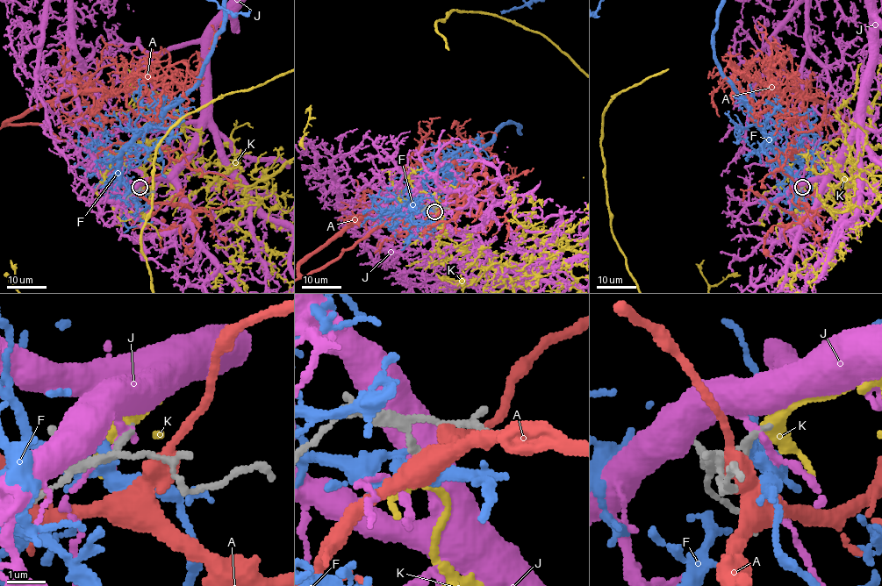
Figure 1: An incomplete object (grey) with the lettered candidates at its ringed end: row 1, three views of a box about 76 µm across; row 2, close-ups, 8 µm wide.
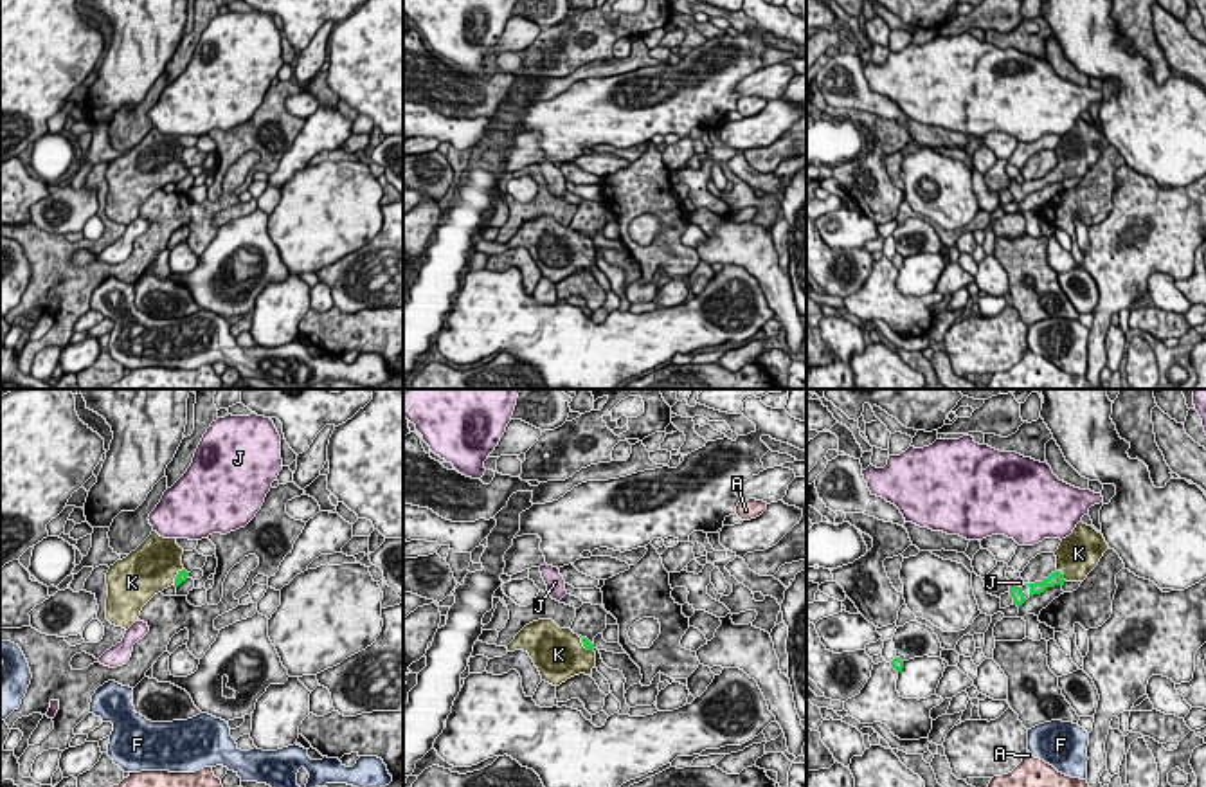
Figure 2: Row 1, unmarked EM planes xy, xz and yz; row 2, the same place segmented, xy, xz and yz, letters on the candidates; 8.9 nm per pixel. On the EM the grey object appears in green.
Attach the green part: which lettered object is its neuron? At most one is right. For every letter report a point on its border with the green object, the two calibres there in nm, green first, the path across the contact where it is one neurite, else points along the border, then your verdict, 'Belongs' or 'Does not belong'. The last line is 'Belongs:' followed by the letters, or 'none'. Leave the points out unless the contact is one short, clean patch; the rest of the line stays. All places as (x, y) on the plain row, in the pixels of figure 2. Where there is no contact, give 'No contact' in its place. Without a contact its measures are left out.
A: No contact. Does not belong
F: No contact. Does not belong
J: Touches green at yz (1016, 182). Thickness 120 nm (green) against 90 nm. Boundary: yz (1014, 179), (1021, 184). Does not belong
K: Touches green at yz (1062, 171). Thickness 130 nm (green) against 380 nm. Path across: yz (1055, 175), (1062, 171), (1079, 150). Belongs
Belongs: K

